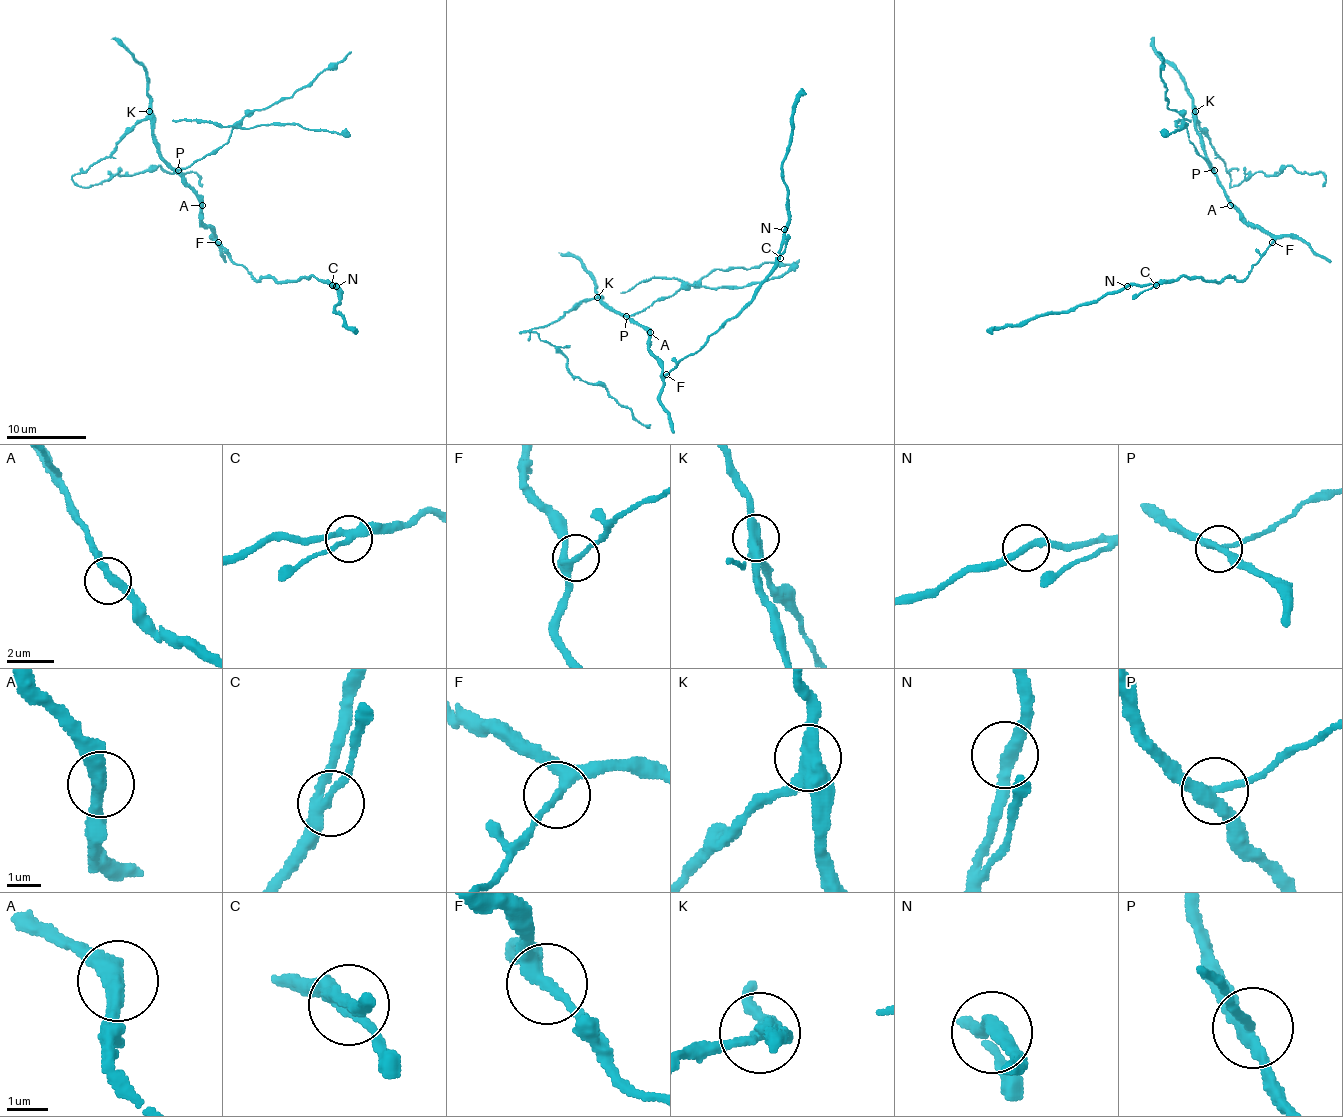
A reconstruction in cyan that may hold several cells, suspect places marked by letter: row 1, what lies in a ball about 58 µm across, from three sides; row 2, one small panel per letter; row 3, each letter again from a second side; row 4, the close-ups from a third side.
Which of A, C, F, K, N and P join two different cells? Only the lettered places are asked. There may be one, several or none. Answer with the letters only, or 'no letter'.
K, P

